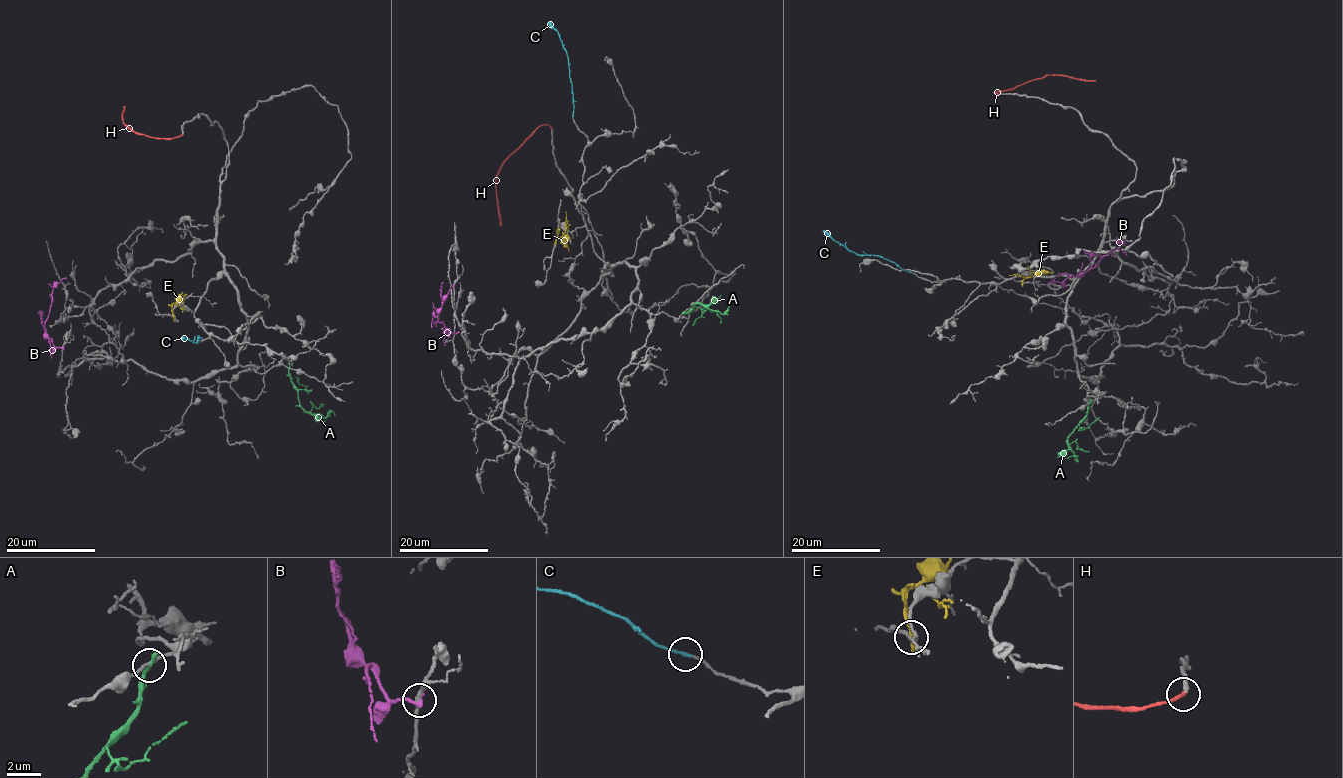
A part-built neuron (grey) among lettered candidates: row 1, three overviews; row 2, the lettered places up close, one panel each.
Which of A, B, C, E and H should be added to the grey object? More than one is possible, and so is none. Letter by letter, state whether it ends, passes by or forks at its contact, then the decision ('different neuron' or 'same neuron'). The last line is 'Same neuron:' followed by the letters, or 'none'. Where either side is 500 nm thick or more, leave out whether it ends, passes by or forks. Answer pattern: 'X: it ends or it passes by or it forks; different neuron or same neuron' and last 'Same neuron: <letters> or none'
A: it ends; different neuron
B: it ends; different neuron
C: it ends; same neuron
E: it ends; different neuron
H: it ends; same neuron
Same neuron: C, H

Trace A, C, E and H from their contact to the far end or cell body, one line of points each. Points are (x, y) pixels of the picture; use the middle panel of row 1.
A: (685, 312), (698, 303), (722, 314), (731, 301)
C: (573, 116), (568, 57), (560, 36), (549, 22)
E: (559, 229), (557, 237), (560, 237), (566, 229), (566, 211)
H: (551, 128), (548, 125), (538, 127), (499, 170), (496, 194), (502, 225)

